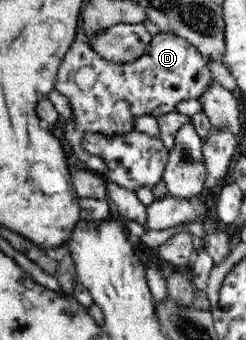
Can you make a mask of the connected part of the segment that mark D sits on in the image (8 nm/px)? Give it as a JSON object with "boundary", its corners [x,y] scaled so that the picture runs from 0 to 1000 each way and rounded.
{"boundary":[[[650,94],[618,106],[581,162],[541,182],[500,188],[427,179],[374,147],[362,126],[305,124],[289,129],[276,159],[256,165],[220,247],[220,259],[280,291],[280,306],[297,315],[297,329],[285,332],[297,338],[297,353],[264,365],[256,412],[272,412],[272,424],[297,441],[297,459],[321,476],[337,476],[354,500],[427,518],[439,506],[435,482],[402,459],[374,459],[337,438],[333,418],[346,394],[407,388],[443,406],[484,400],[484,394],[533,394],[553,385],[541,347],[557,341],[630,344],[711,329],[711,312],[728,300],[809,288],[833,265],[850,265],[866,241],[866,221],[841,197],[841,176],[829,165],[772,124],[703,97]]]}

